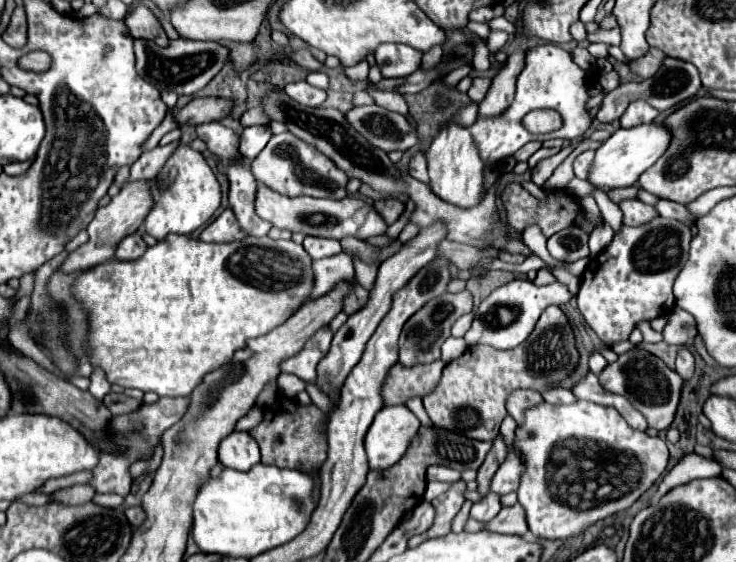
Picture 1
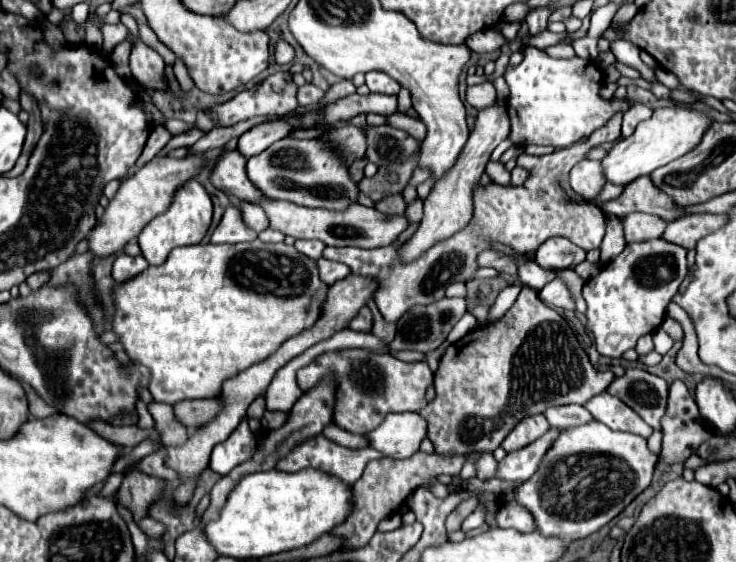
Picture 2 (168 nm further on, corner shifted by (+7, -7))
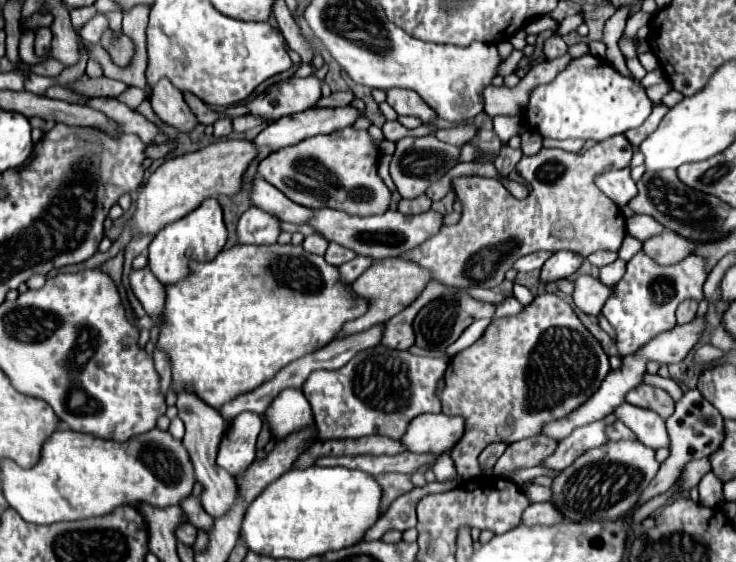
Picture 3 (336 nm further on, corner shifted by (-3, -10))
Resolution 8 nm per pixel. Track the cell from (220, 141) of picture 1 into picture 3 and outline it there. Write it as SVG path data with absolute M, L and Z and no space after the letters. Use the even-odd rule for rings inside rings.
M260 175L254 177L252 189L250 189L250 201L254 207L260 207L266 213L274 215L276 219L290 221L294 225L304 225L306 219L312 217L310 209L306 209L298 203L292 203L286 195L282 195L276 187L272 187Z

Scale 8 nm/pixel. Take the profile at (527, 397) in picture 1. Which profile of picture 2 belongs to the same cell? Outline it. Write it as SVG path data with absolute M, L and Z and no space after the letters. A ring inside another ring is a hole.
M540 414L540 416L530 416L528 420L522 420L502 442L502 448L506 452L514 452L520 450L528 444L532 444L534 440L538 440L542 434L546 434L550 428L548 420Z

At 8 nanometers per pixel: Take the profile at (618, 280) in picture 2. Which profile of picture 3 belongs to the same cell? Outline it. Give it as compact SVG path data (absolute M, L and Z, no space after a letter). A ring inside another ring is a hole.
M638 251L626 265L624 277L612 287L612 295L602 307L604 317L616 331L616 349L620 357L634 355L656 335L670 331L676 325L676 307L686 301L702 301L702 285L706 281L704 261L698 255L688 255L674 265L658 265L644 251Z

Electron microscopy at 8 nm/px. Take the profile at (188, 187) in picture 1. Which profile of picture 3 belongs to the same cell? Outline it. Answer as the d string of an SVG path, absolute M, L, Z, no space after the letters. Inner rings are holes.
M210 197L198 209L190 211L186 217L178 219L176 223L166 225L160 229L150 247L148 247L148 267L158 277L160 283L176 283L188 275L188 259L194 261L212 261L224 247L228 231L222 221L222 207L220 203Z

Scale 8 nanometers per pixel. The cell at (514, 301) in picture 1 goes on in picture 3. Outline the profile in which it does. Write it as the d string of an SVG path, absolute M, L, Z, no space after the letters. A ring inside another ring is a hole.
M578 275L574 279L574 291L570 297L574 305L586 315L598 315L610 293L612 293L612 287L602 285L596 277Z

